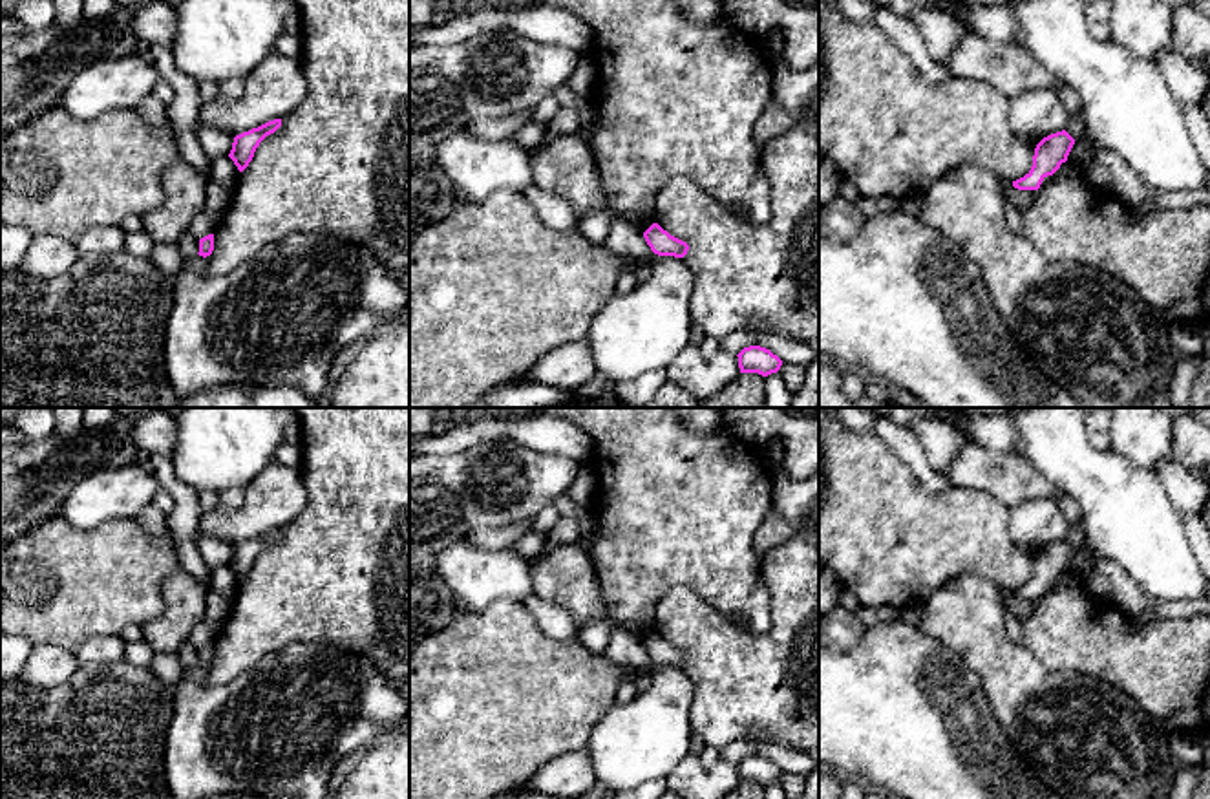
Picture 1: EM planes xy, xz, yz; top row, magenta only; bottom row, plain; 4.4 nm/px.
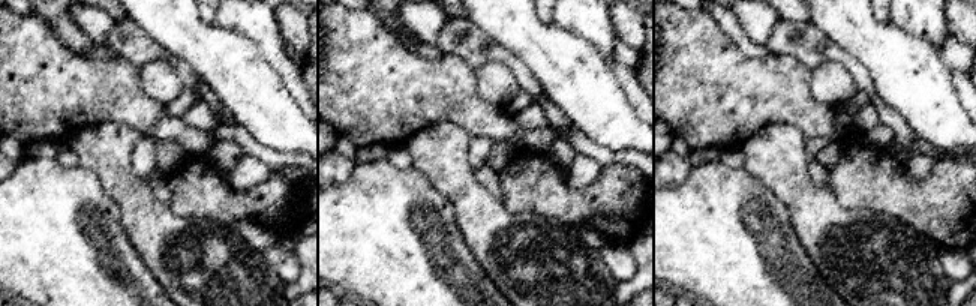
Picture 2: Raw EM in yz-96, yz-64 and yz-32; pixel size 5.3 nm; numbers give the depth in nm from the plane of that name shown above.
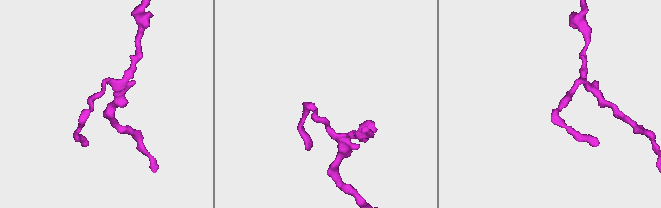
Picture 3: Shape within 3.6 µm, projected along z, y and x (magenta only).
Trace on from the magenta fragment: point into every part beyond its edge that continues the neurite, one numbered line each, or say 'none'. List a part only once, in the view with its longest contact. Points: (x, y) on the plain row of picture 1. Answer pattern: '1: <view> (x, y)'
none

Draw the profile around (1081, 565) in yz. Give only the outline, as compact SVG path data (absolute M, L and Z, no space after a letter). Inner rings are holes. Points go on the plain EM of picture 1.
M1082 549L1075 550L1075 554L1067 565L1067 572L1071 572L1073 576L1077 576L1080 580L1086 580L1093 572L1093 563Z

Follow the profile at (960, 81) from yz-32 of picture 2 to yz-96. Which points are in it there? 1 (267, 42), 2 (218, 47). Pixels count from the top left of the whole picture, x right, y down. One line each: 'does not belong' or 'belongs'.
1: belongs
2: does not belong

